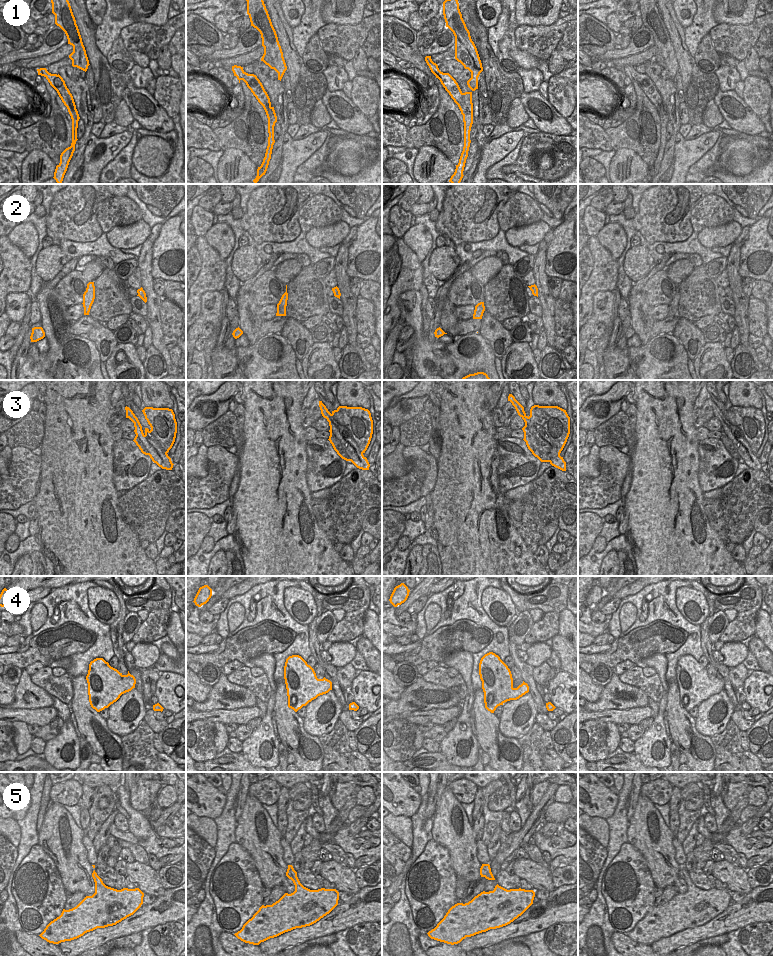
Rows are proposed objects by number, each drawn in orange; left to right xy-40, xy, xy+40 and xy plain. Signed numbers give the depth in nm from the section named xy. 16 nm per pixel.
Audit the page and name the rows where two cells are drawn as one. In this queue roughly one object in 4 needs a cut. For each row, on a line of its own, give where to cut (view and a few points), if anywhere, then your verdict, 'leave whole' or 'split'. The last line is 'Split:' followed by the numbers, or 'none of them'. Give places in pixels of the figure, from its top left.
1: xy (272, 107), (272, 113), (268, 118) | split
2: no cut | leave whole
3: xy+40 (528, 417), (538, 434), (549, 445), (548, 451) | split
4: no cut | leave whole
5: no cut | leave whole
Split: 1, 3

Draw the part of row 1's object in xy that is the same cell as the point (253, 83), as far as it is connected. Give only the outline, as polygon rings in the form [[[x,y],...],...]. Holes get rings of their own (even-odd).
[[[237,65],[232,66],[232,71],[234,76],[239,80],[239,83],[241,80],[246,83],[247,87],[251,90],[258,102],[263,106],[267,118],[270,118],[270,116],[273,115],[270,98],[257,76],[246,73],[243,70],[243,67]]]

